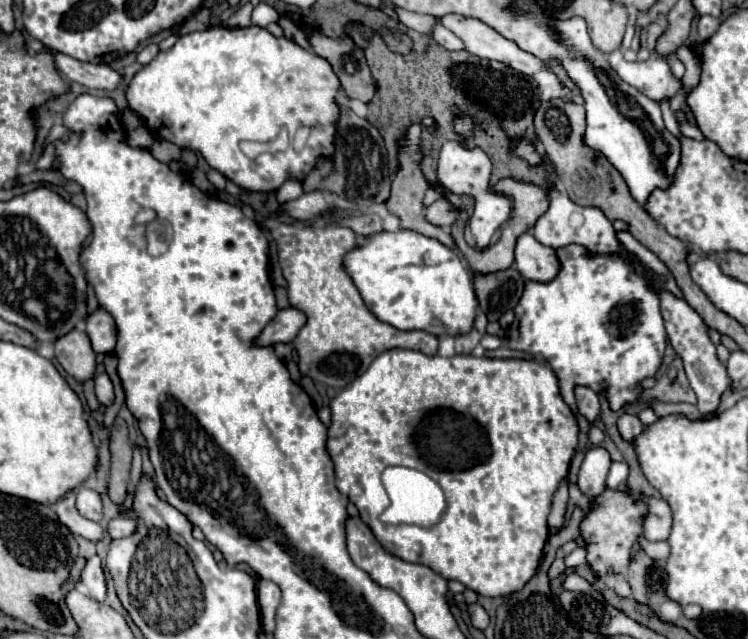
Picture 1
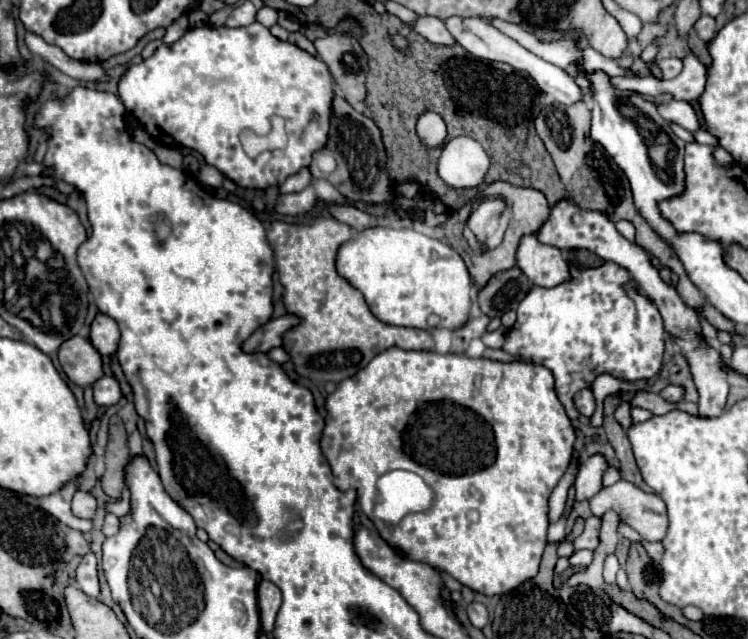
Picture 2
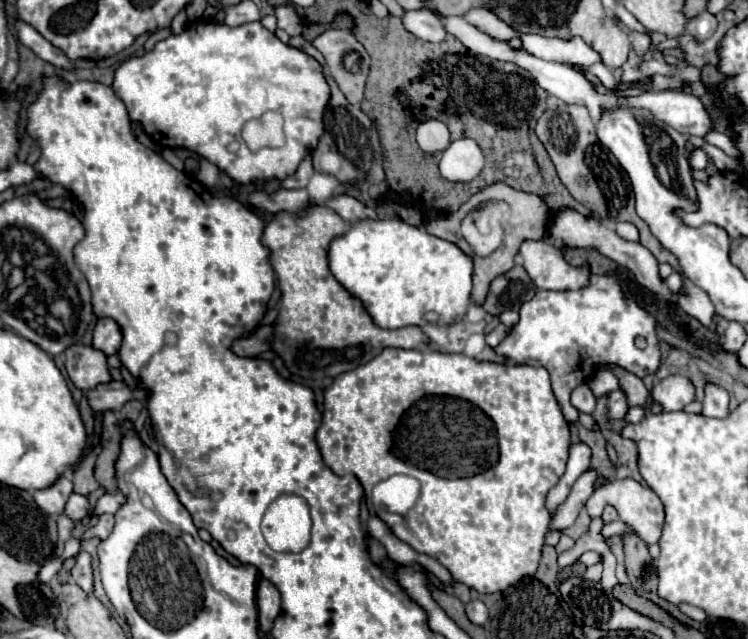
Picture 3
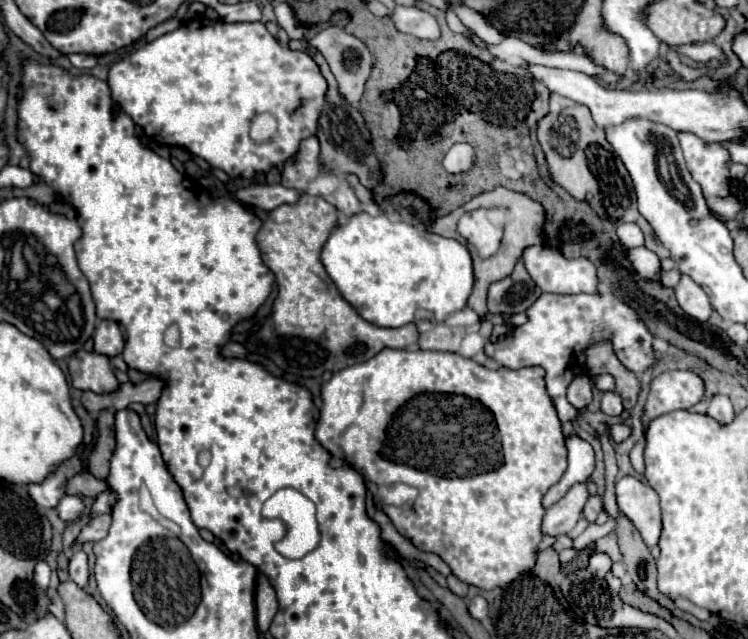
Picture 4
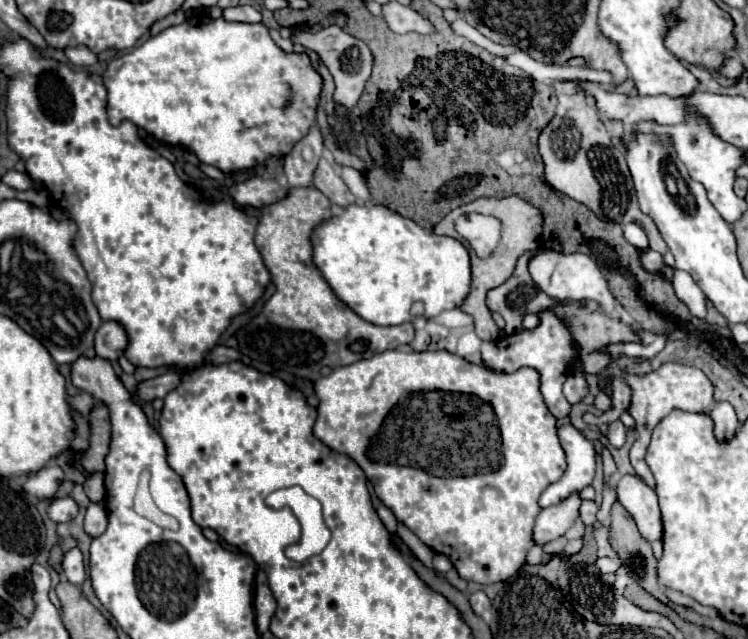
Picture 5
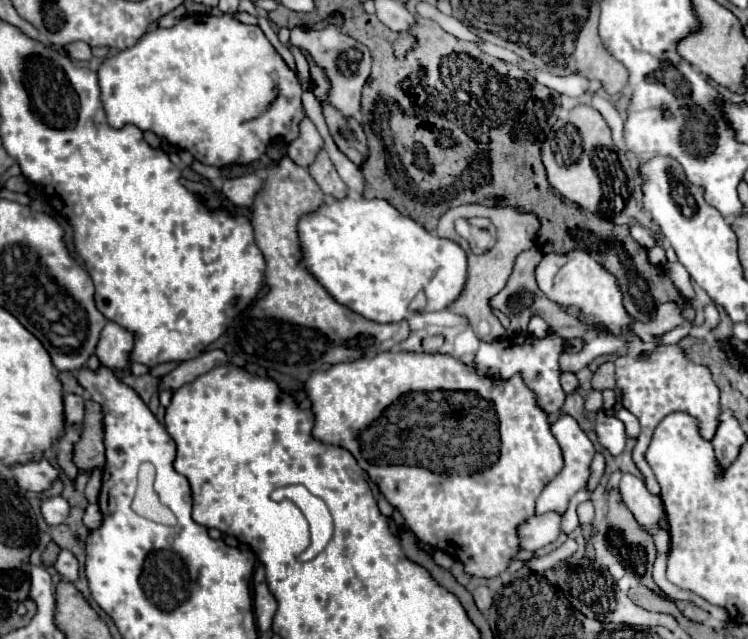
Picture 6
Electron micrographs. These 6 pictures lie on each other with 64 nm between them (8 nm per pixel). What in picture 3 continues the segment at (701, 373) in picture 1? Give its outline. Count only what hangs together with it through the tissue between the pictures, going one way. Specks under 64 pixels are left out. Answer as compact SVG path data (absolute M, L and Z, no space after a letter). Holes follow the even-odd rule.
M560 210L546 236L544 236L544 242L552 244L552 246L558 246L558 248L596 248L598 252L602 252L604 256L612 258L614 262L618 262L620 266L626 266L634 276L636 276L636 282L642 284L646 290L650 290L652 294L656 294L658 298L662 300L668 300L672 304L676 304L676 294L672 290L668 290L668 286L664 284L664 280L660 278L658 274L658 260L652 256L652 252L648 252L642 244L638 242L626 242L622 240L606 222L602 220L596 220L596 218L586 218L582 214L578 214L576 210ZM708 384L706 386L706 398L704 398L704 416L712 416L712 418L724 418L728 416L730 408L728 408L728 392L718 386L718 384Z

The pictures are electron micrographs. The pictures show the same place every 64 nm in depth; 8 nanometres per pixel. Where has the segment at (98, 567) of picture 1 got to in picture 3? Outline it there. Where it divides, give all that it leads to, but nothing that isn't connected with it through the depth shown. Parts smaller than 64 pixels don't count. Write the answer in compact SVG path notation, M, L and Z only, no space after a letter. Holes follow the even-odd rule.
M80 550L76 554L76 564L72 568L72 578L86 594L92 594L92 560L90 560L88 552Z

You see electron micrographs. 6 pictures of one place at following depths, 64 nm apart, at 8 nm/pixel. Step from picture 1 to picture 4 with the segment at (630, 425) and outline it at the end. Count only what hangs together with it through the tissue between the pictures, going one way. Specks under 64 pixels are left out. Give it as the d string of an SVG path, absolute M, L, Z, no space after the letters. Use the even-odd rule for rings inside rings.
M604 392L602 402L600 402L600 410L602 410L604 414L608 414L608 416L620 416L624 408L622 408L622 402L620 402L618 394L614 394L614 392Z

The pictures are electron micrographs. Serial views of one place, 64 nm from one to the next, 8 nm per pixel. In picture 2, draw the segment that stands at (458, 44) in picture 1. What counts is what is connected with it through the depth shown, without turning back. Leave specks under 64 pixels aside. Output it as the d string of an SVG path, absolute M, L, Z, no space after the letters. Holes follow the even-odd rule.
M418 16L416 22L412 22L410 26L420 36L424 36L428 42L432 42L432 44L444 44L444 46L454 44L452 34L446 30L446 26L444 26L444 22L440 18L434 18L434 16Z

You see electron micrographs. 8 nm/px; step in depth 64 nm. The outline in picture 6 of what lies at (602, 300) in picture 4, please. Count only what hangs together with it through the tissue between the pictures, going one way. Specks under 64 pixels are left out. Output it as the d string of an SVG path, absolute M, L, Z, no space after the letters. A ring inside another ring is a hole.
M508 336L504 340L500 340L500 346L488 346L488 342L480 342L480 348L476 352L476 360L474 360L474 368L480 372L480 376L484 378L496 378L496 380L510 380L512 376L516 376L518 372L522 374L524 384L536 394L536 402L538 406L546 412L546 414L560 414L562 404L564 404L564 390L558 382L560 376L560 368L558 368L558 358L564 352L564 340L558 336L548 336L544 340L536 338L536 336Z

